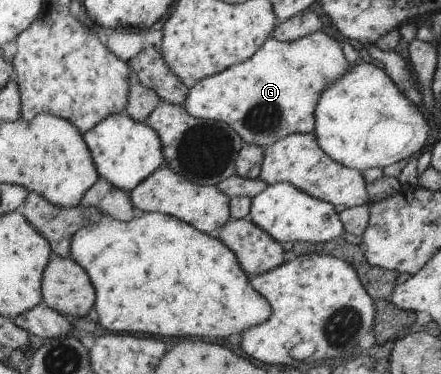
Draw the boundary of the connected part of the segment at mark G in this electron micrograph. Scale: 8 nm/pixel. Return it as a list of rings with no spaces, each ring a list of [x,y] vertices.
[[[320,30],[291,43],[275,41],[270,37],[249,59],[192,84],[181,106],[189,117],[221,122],[223,126],[232,129],[239,141],[265,149],[287,135],[311,133],[313,107],[319,101],[321,91],[327,87],[327,83],[339,79],[339,75],[343,75],[349,65],[338,42]]]

